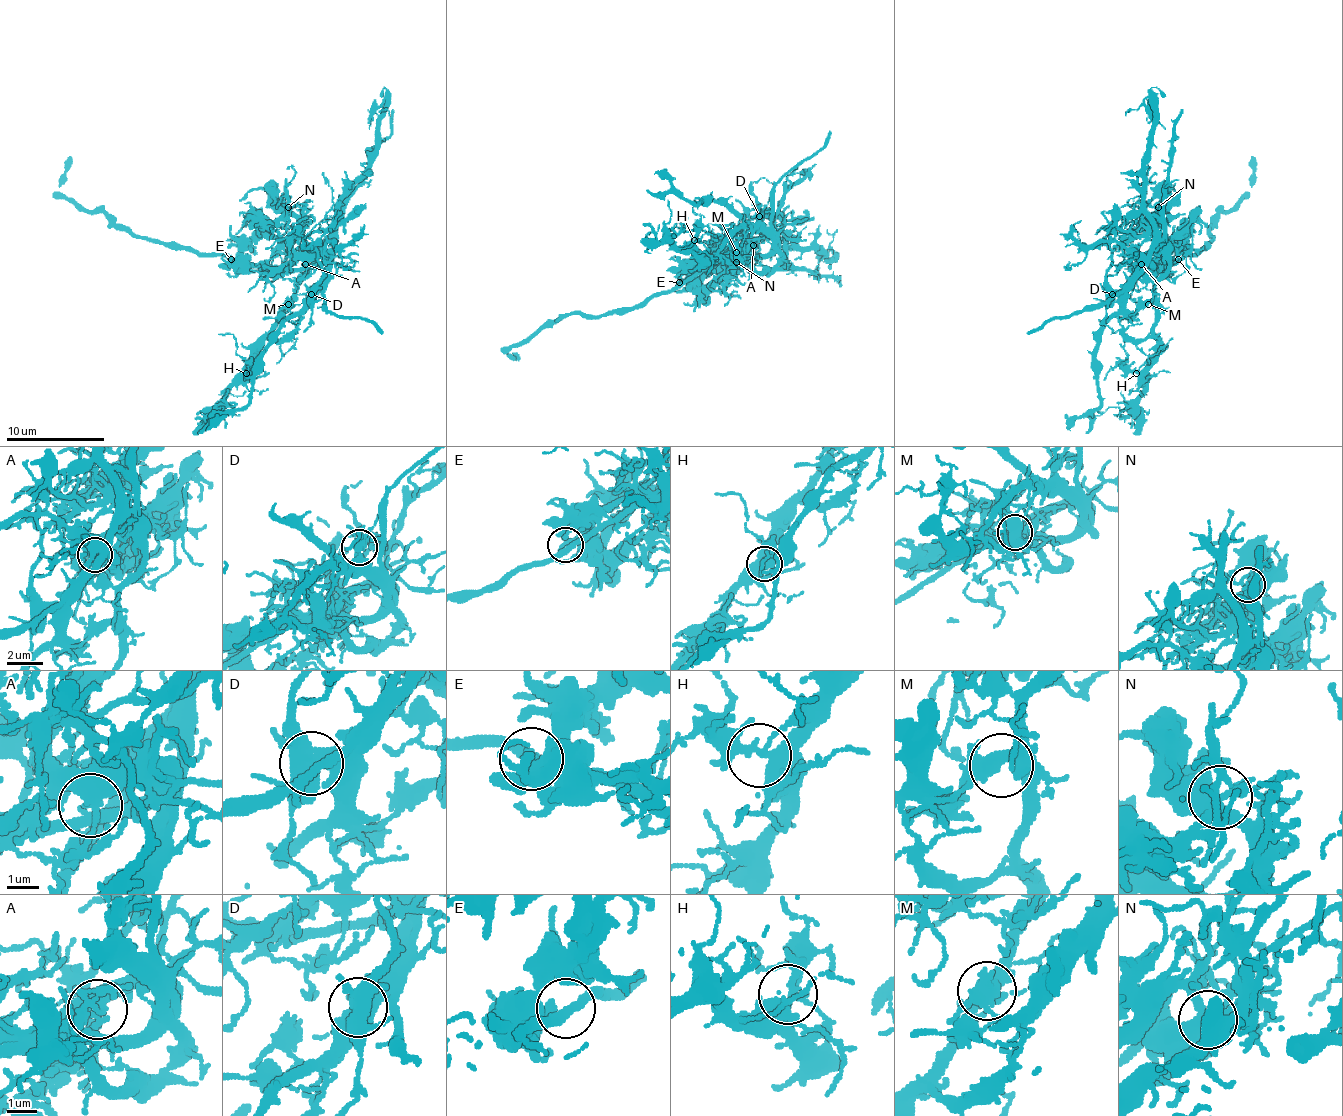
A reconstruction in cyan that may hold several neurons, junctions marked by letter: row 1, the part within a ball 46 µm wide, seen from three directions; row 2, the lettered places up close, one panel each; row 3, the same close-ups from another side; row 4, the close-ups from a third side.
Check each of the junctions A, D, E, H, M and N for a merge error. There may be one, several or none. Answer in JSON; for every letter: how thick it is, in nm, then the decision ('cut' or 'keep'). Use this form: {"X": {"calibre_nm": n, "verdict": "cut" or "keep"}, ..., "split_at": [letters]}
{"A": {"calibre_nm": 280, "verdict": "cut"}, "D": {"calibre_nm": 500, "verdict": "cut"}, "E": {"calibre_nm": 320, "verdict": "keep"}, "H": {"calibre_nm": 300, "verdict": "keep"}, "M": {"calibre_nm": 480, "verdict": "keep"}, "N": {"calibre_nm": 420, "verdict": "keep"}, "split_at": ["A", "D"]}

